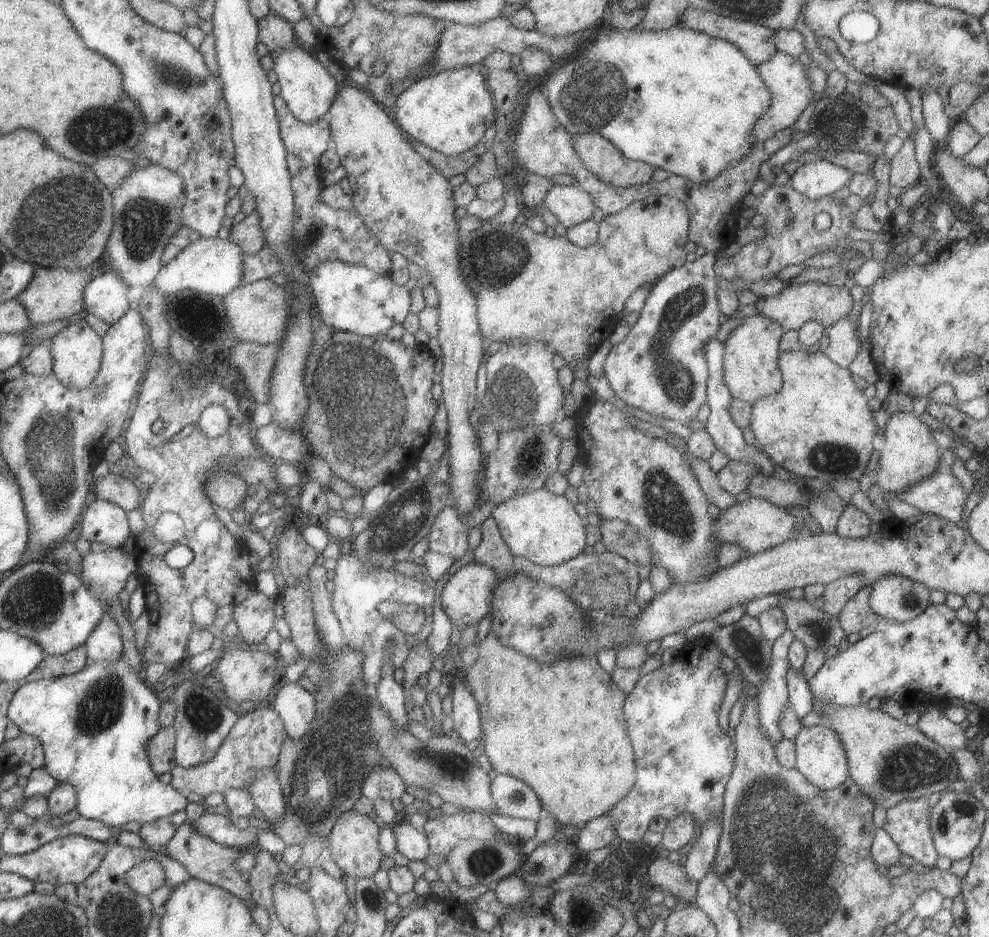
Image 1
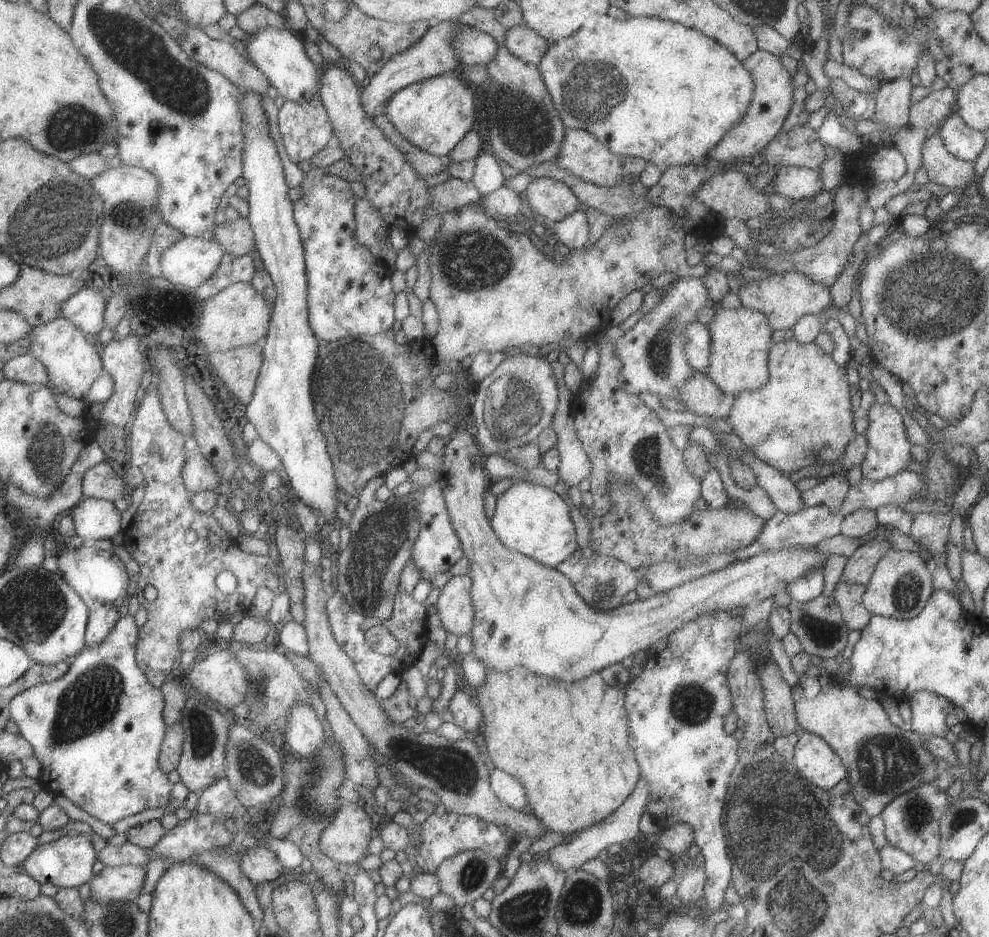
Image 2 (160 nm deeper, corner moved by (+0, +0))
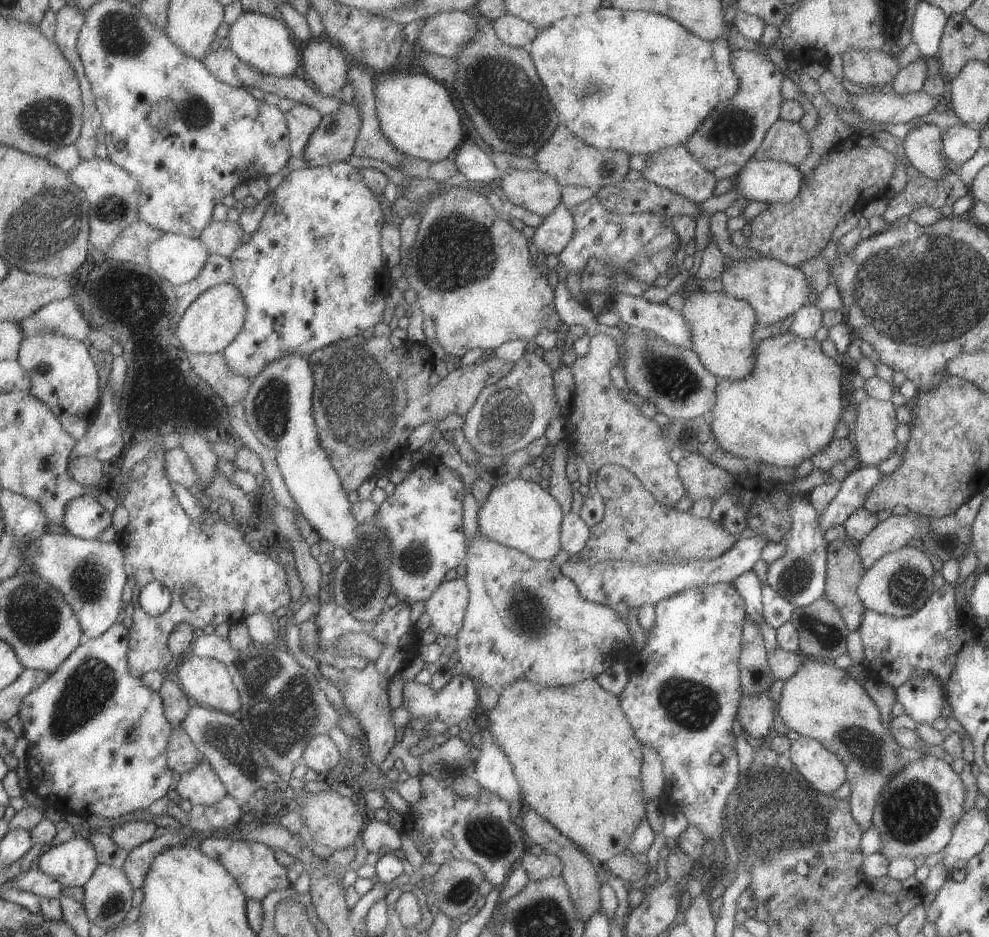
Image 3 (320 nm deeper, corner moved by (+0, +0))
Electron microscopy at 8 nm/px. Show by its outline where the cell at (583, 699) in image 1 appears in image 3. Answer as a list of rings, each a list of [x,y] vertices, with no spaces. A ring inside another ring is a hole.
[[[525,679],[513,681],[498,691],[498,701],[493,710],[486,712],[489,722],[489,730],[494,736],[498,747],[507,755],[513,774],[520,788],[520,800],[542,816],[551,826],[554,826],[563,836],[571,839],[592,862],[604,865],[612,856],[627,852],[625,846],[631,840],[631,834],[639,822],[645,818],[644,792],[640,781],[640,764],[642,752],[640,744],[635,738],[633,729],[620,707],[620,700],[613,693],[607,692],[595,679],[585,679],[581,682],[564,687],[548,687],[533,684]]]

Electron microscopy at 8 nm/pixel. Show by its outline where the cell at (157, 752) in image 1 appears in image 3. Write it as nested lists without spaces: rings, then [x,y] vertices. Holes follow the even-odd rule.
[[[184,727],[175,728],[168,746],[168,763],[180,775],[190,773],[202,761],[201,752]]]

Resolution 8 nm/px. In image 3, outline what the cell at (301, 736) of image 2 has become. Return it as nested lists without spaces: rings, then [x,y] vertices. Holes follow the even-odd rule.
[[[317,735],[308,742],[303,763],[320,777],[330,771],[339,762],[337,746],[328,735]]]

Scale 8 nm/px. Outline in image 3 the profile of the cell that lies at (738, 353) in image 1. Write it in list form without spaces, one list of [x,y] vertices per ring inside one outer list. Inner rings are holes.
[[[703,289],[684,294],[680,315],[690,332],[692,351],[700,363],[717,379],[739,380],[752,371],[755,344],[752,328],[756,322],[750,304],[723,293]]]

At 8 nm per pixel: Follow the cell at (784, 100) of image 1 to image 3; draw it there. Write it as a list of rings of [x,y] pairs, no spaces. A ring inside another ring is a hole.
[[[751,49],[730,52],[733,74],[737,77],[737,92],[713,107],[695,132],[682,144],[689,154],[707,171],[723,164],[745,165],[760,147],[765,131],[780,118],[780,82],[785,77],[767,58]]]

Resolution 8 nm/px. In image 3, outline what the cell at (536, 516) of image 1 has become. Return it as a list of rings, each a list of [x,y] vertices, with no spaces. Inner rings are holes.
[[[517,477],[490,488],[478,505],[477,532],[536,561],[550,560],[560,550],[561,521],[562,512],[557,501],[539,484]]]

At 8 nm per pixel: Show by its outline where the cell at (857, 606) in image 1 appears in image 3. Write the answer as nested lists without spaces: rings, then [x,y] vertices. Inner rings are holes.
[[[835,538],[826,546],[826,577],[824,582],[824,596],[839,611],[849,632],[858,630],[861,615],[865,610],[857,596],[857,583],[864,573],[861,559],[858,555],[858,545],[852,539]]]

